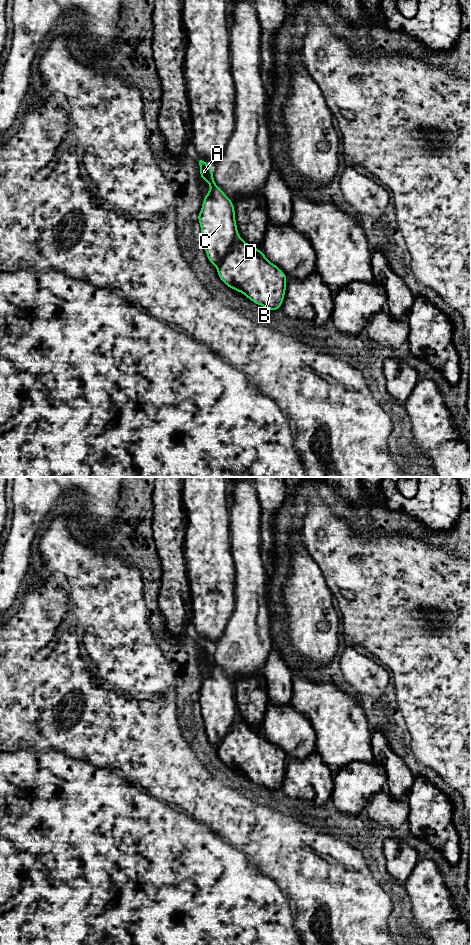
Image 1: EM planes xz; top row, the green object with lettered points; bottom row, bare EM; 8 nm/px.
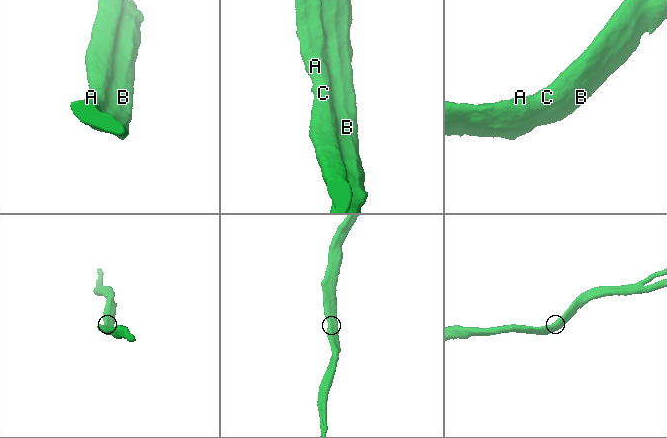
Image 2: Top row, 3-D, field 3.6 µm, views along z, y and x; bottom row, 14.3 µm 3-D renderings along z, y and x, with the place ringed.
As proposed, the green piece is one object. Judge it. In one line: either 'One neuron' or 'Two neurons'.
Two neurons

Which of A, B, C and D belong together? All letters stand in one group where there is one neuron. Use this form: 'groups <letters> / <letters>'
groups A C / B D

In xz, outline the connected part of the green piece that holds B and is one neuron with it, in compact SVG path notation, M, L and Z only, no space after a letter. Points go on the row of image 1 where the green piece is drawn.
M237 237L229 253L217 267L217 275L229 288L243 293L253 303L263 306L272 312L282 307L287 277L275 264L271 263L262 250L246 243Z

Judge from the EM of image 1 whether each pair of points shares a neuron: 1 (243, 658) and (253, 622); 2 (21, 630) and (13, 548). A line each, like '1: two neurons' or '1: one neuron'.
1: one neuron
2: two neurons

